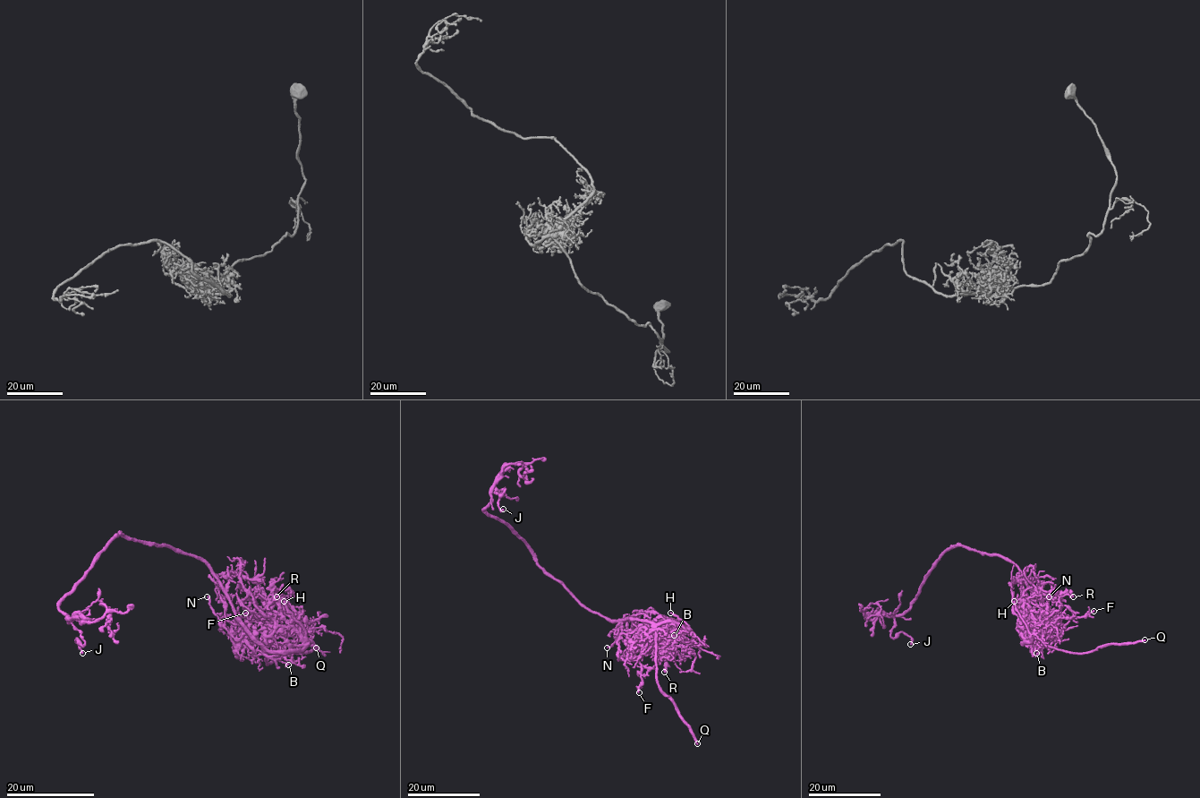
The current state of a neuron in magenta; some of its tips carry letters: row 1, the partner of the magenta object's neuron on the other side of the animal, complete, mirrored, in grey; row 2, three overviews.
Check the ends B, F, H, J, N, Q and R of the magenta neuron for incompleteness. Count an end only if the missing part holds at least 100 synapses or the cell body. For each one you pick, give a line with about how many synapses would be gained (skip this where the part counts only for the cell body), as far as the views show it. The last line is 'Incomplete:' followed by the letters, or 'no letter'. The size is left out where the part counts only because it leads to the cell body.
H: Roughly 200 synapses
Incomplete: H, Q

